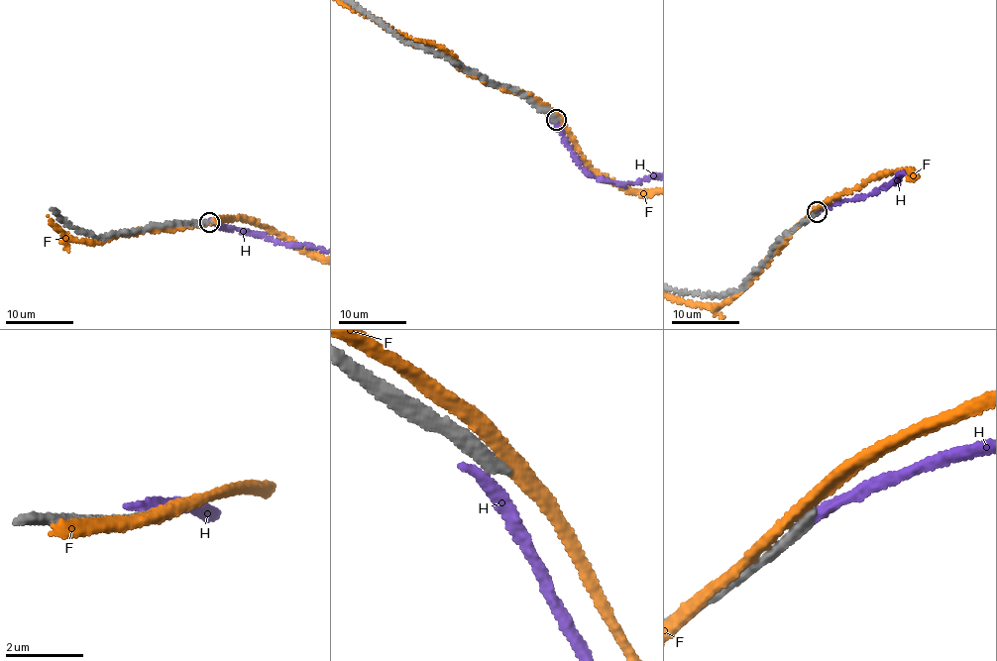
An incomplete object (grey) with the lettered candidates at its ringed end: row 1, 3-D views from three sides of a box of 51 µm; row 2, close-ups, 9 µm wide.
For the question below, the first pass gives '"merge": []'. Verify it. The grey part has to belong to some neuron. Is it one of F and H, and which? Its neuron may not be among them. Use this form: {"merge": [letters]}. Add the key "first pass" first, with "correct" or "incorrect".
{"first pass": "correct", "merge": []}

